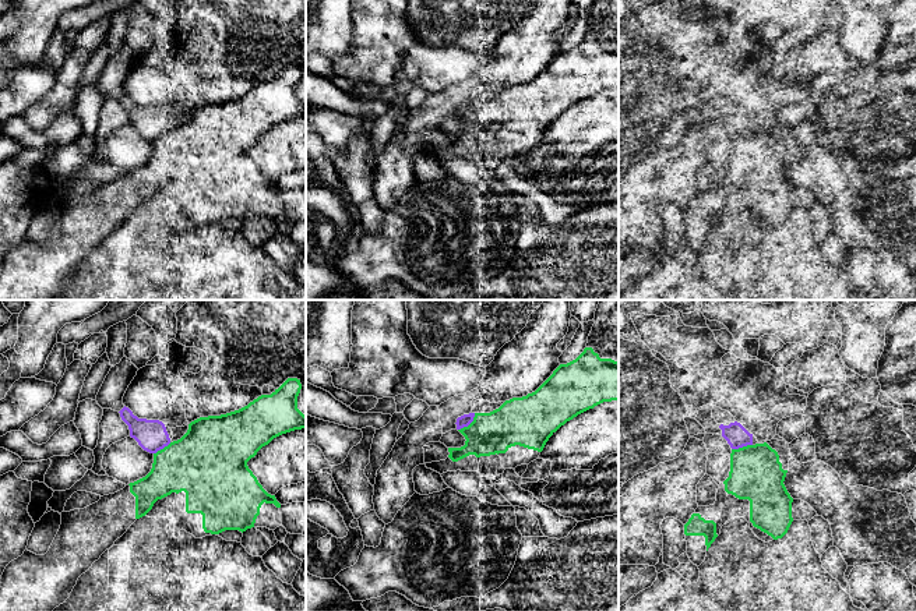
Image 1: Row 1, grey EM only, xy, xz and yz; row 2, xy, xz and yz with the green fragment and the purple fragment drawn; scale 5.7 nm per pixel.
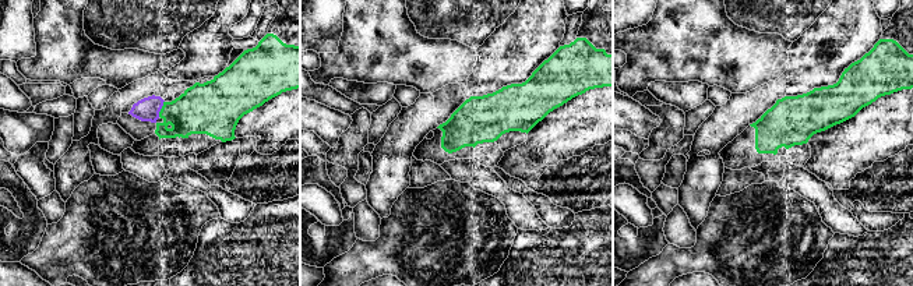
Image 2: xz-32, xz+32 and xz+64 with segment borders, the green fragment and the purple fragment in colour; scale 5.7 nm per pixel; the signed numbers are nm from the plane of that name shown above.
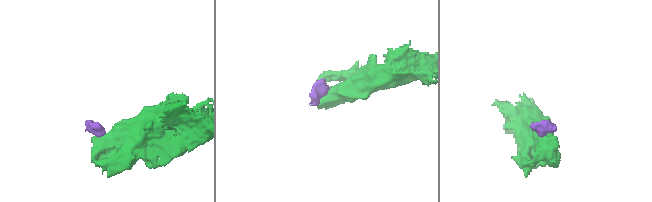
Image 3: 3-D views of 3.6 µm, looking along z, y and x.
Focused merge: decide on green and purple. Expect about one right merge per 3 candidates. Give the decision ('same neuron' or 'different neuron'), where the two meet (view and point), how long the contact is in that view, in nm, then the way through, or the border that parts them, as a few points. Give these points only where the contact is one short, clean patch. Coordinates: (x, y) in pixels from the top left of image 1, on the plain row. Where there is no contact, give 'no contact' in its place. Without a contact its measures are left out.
different neuron; meets green in xz at (469, 112); contact 140 nm long

